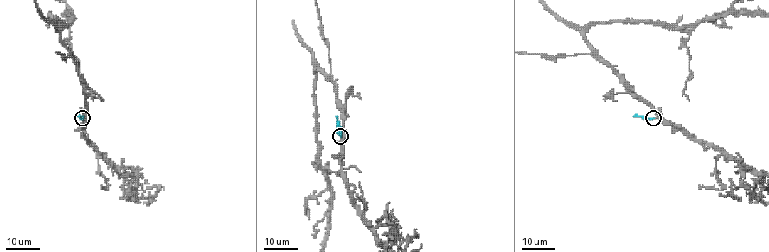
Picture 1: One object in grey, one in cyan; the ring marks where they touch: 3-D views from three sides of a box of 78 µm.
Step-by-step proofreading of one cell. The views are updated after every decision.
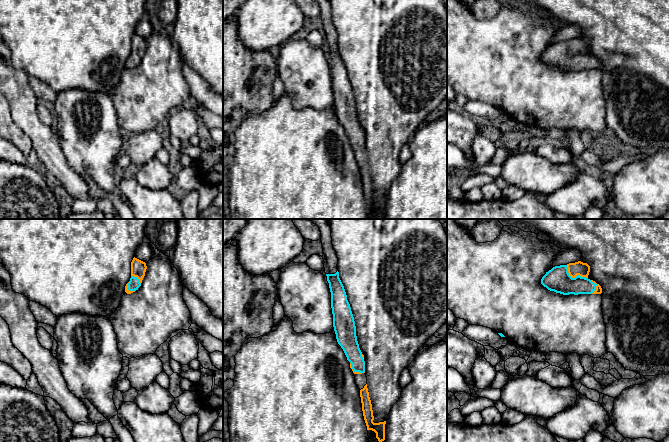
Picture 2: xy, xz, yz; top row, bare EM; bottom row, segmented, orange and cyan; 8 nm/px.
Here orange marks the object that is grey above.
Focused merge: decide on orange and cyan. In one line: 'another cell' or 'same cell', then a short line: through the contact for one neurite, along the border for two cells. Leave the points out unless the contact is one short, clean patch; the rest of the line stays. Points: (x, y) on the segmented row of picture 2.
same cell | yz (579, 268), (574, 277), (557, 279)

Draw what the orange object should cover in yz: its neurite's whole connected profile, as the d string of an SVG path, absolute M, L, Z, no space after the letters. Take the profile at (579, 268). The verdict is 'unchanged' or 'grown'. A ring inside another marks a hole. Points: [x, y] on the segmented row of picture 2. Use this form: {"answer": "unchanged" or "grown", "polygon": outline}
{"answer": "grown", "polygon": "M581 261L555 266L542 277L541 284L563 295L601 294L602 288L588 278L590 266Z"}

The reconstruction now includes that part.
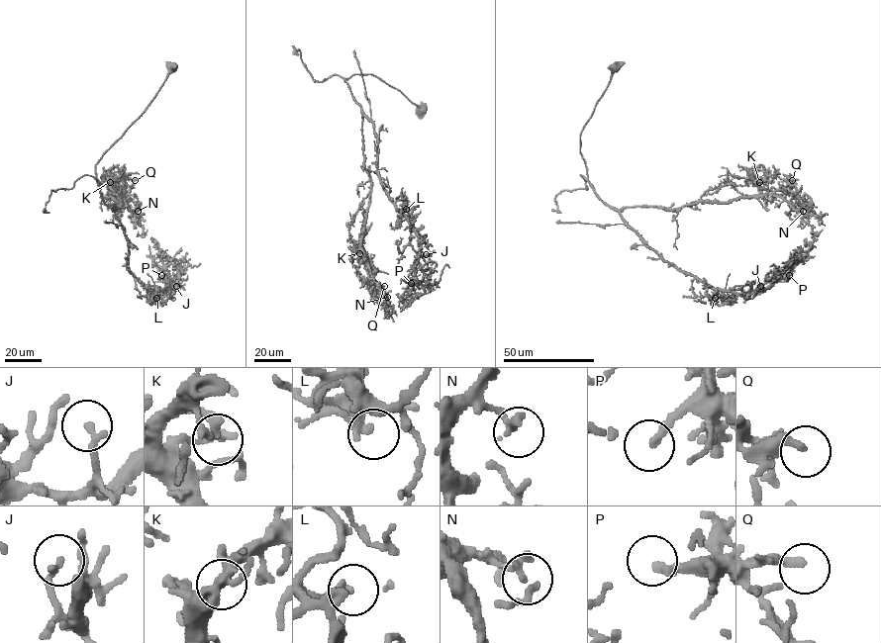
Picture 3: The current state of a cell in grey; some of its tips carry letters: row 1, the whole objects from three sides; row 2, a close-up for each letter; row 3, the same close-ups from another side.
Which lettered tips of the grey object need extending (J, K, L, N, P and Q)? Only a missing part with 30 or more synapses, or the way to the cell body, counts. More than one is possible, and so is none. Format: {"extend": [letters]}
{"extend": ["P"]}

